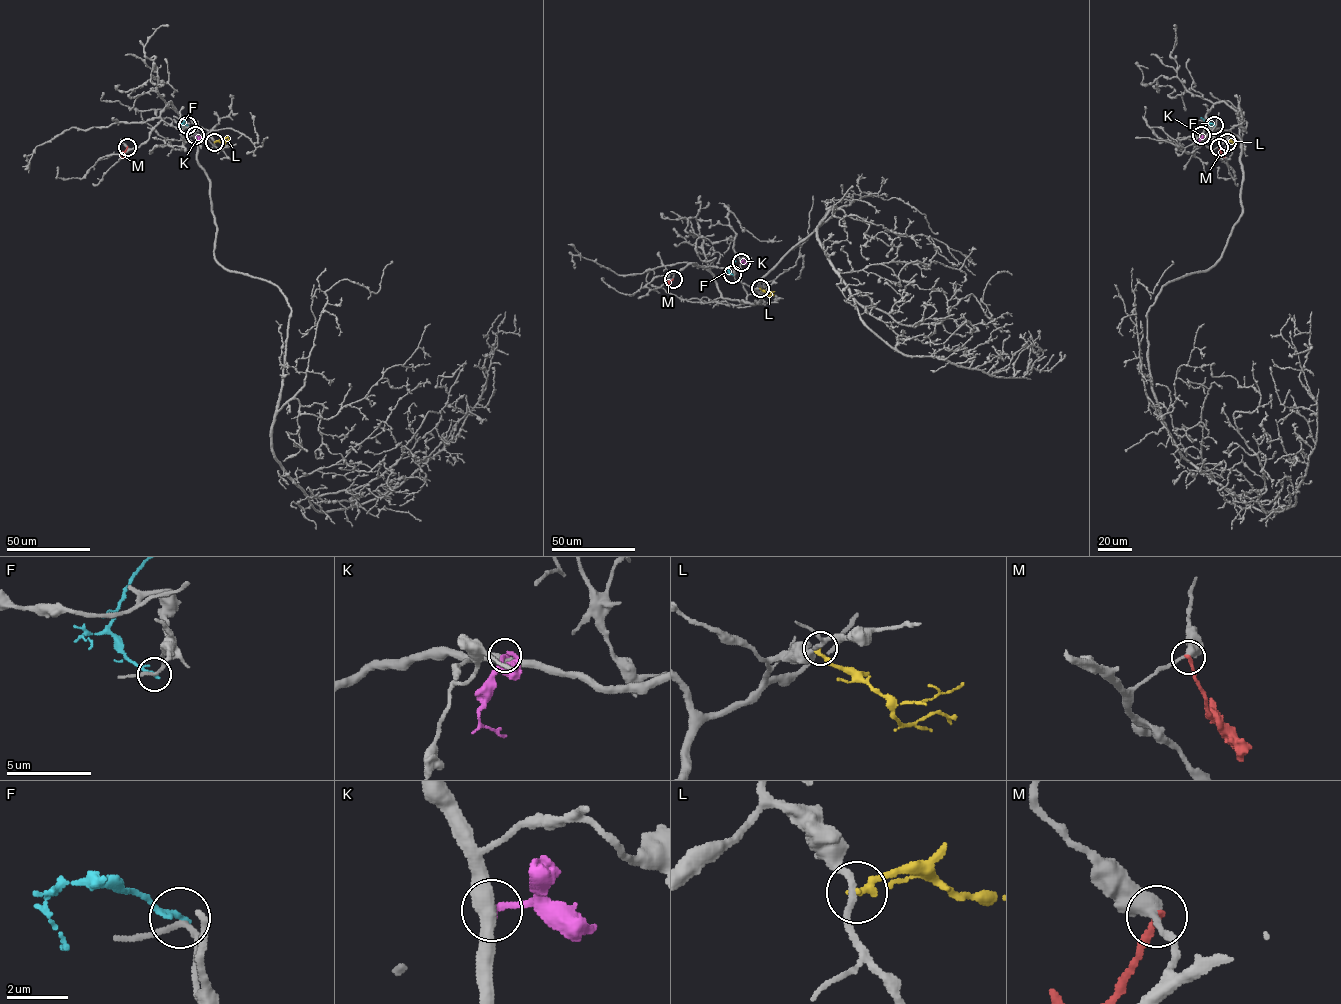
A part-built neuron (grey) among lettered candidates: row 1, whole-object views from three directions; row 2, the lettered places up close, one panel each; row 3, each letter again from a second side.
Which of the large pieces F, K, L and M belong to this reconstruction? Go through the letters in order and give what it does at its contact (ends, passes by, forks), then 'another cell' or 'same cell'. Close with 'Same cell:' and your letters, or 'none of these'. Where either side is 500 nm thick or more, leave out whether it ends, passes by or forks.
F: it ends | another cell
K: it ends | another cell
L: it ends | another cell
M: it ends | another cell
Same cell: none of these

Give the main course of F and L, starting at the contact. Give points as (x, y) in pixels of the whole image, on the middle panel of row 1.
F: (732, 274), (728, 269), (735, 261)
L: (760, 288), (773, 295)

